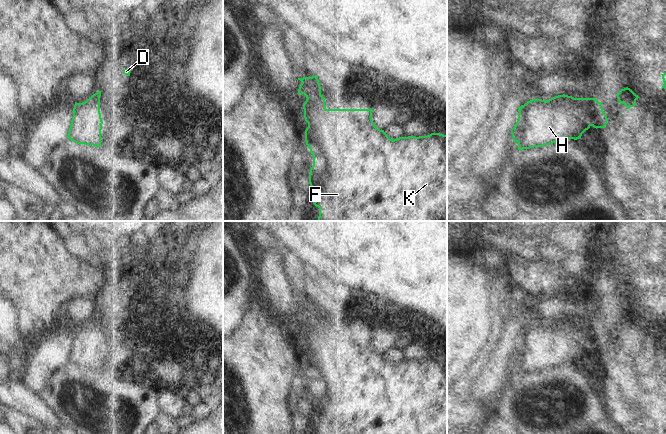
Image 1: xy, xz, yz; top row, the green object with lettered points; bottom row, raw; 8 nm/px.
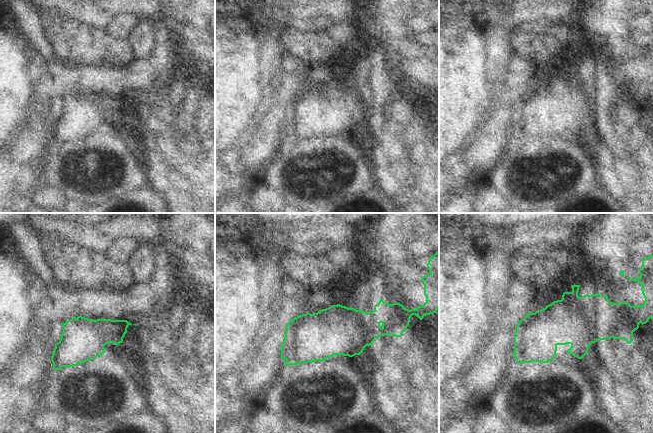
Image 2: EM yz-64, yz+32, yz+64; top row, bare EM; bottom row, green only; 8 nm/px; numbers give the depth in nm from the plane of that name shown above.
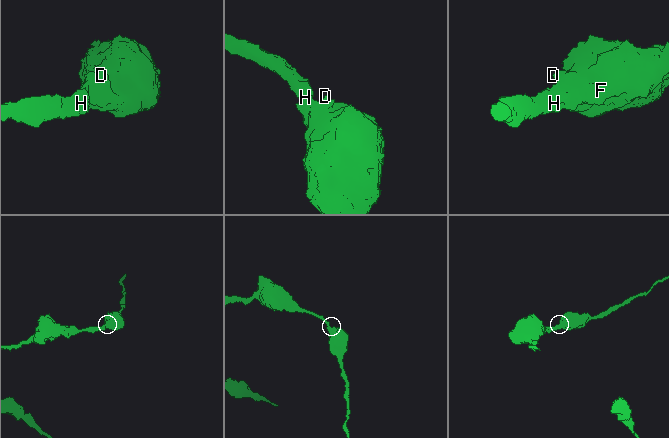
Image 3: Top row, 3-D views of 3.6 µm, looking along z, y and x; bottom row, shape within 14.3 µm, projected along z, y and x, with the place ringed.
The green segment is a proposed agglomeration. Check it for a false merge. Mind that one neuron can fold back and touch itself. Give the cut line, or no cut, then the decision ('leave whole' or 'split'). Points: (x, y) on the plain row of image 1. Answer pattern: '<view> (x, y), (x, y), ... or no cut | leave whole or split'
no cut | leave whole

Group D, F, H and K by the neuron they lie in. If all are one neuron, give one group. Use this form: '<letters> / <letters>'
D F H K

